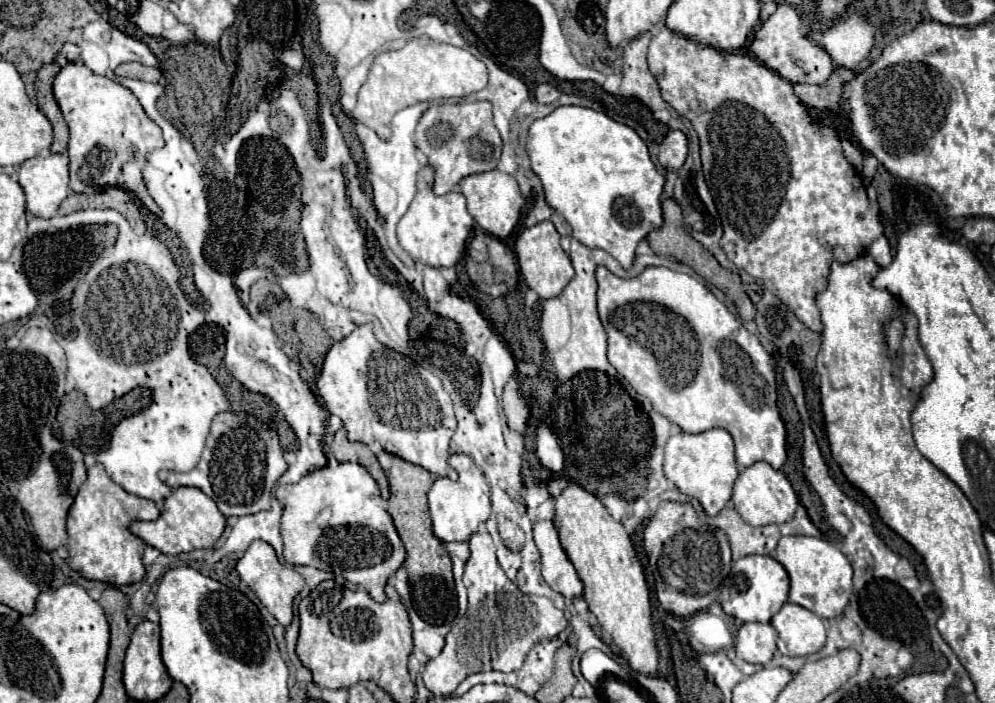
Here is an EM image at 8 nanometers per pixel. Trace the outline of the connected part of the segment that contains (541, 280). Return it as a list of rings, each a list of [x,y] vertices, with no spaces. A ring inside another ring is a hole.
[[[539,222],[531,228],[525,228],[517,242],[515,242],[515,250],[517,250],[517,260],[519,260],[519,270],[521,274],[525,274],[525,282],[529,288],[533,288],[541,298],[553,298],[559,296],[563,292],[563,288],[567,286],[569,278],[573,278],[573,266],[569,256],[563,252],[561,244],[559,244],[559,232],[553,226],[553,222]]]

